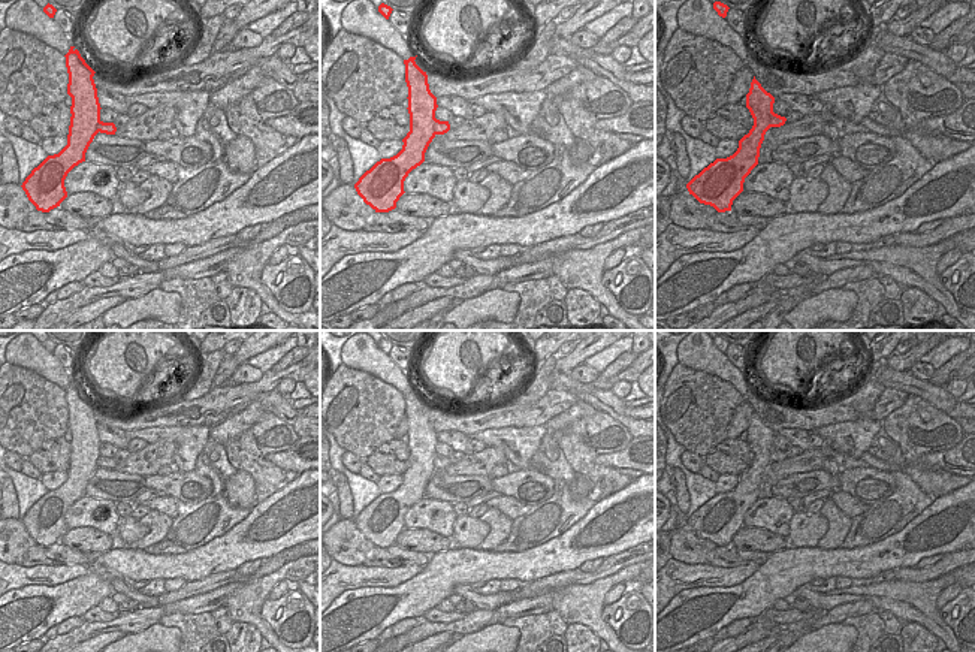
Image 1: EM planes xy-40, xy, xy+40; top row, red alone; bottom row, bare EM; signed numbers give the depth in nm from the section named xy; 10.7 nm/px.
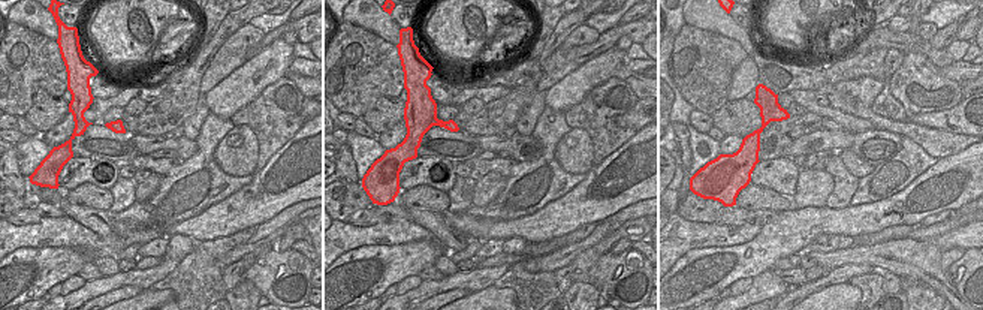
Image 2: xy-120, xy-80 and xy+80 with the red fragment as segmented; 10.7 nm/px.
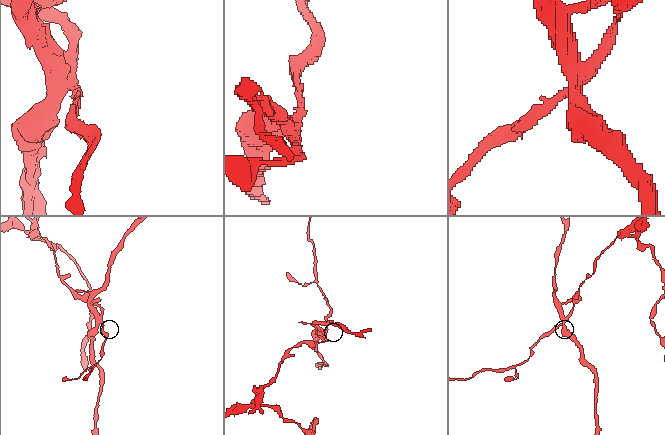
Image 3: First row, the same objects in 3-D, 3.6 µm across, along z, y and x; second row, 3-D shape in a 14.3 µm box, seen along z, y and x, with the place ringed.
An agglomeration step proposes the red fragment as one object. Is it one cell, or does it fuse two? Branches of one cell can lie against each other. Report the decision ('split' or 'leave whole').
split

